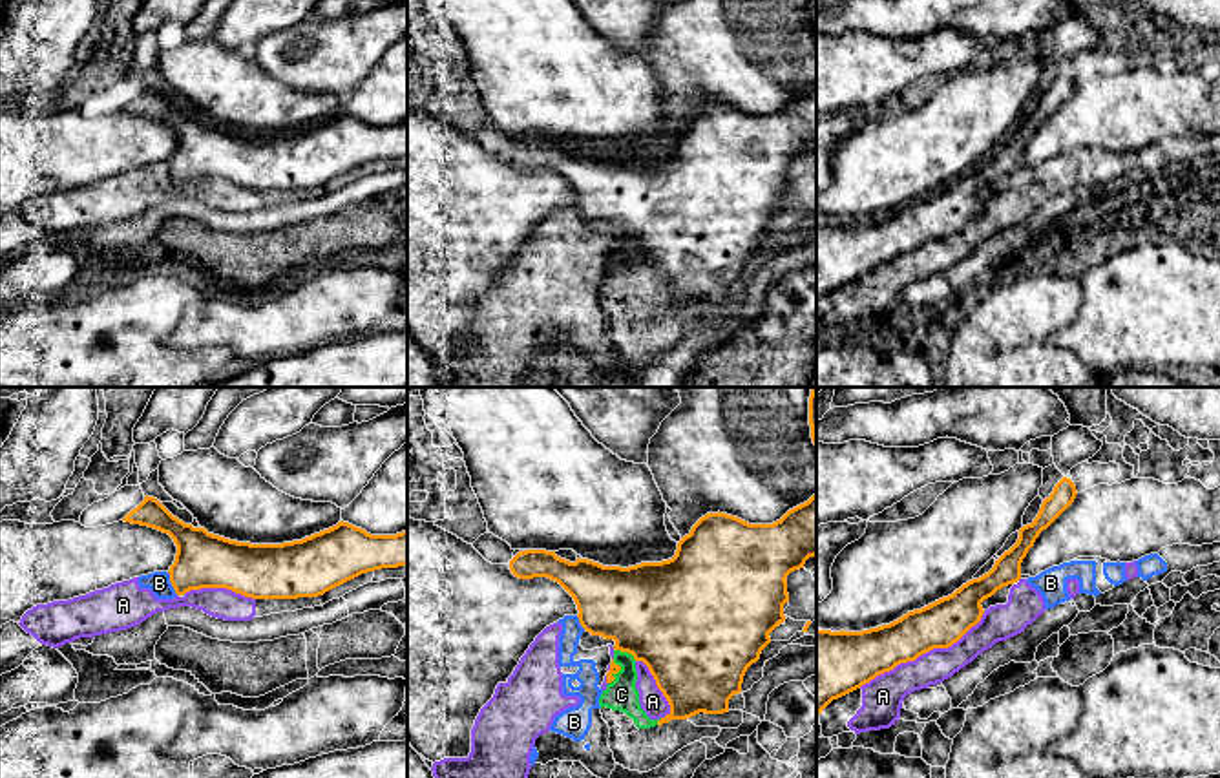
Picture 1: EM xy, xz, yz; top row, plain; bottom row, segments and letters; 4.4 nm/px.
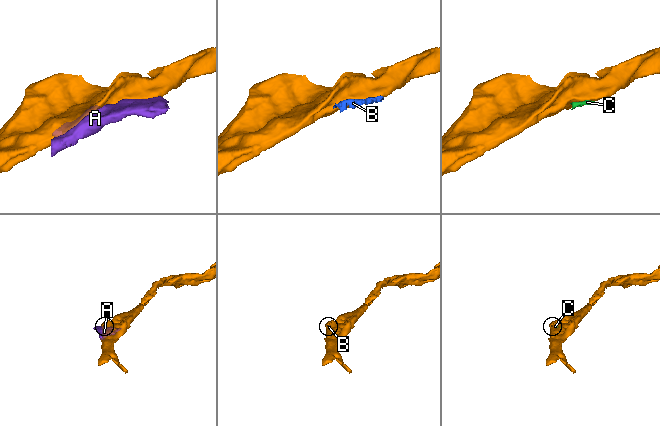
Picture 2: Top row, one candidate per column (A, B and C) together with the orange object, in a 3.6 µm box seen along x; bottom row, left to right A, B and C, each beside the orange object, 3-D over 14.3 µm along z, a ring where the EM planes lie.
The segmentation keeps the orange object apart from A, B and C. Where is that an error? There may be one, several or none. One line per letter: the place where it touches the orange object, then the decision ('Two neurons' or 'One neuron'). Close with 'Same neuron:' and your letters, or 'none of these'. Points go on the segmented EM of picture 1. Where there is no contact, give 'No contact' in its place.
A: Touches orange at yz (923, 652). Two neurons
B: Touches orange at xy (172, 583). Two neurons
C: Touches orange at xz (625, 651). Two neurons
Same neuron: none of these

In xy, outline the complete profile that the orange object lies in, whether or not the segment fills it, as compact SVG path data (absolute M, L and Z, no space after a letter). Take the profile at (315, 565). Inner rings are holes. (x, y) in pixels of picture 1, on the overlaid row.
M148 495L122 520L159 530L174 539L177 553L168 573L177 595L201 588L226 588L252 599L318 597L362 573L407 564L407 530L396 535L371 535L342 520L301 541L250 544L184 524Z

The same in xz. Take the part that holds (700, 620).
M816 495L789 510L773 524L749 524L727 513L707 513L678 542L676 555L661 562L636 566L603 566L588 559L570 562L546 550L519 552L510 570L519 579L548 577L559 583L575 601L581 626L592 636L614 639L614 650L628 652L643 661L670 705L657 725L687 720L699 712L729 712L729 699L741 692L747 668L760 659L771 643L769 634L785 621L784 605L789 601L787 575L804 568L816 555Z

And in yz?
M1063 477L1032 524L1019 530L1017 542L1004 552L994 568L972 579L920 610L862 632L816 630L816 716L833 701L900 663L915 661L933 648L948 648L975 626L984 610L981 603L1003 586L1021 579L1021 562L1036 539L1076 499L1070 478Z

